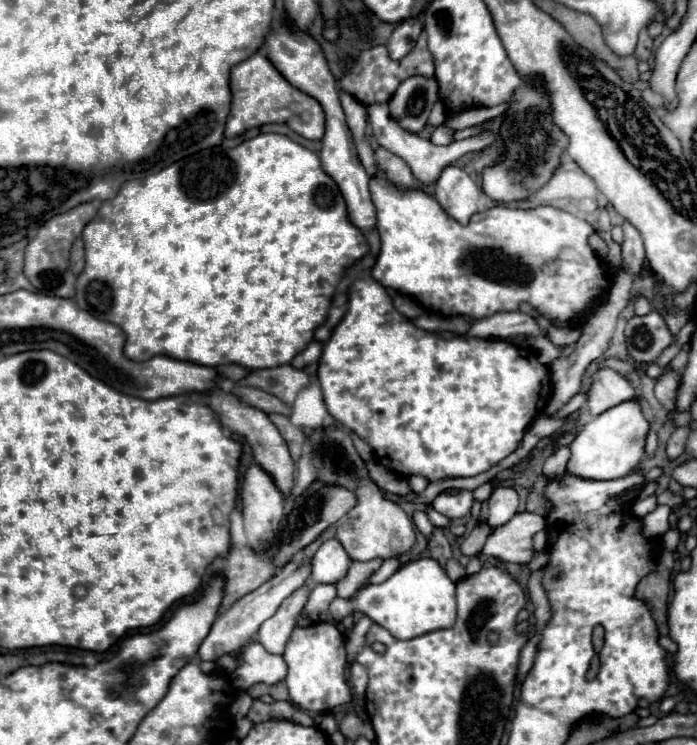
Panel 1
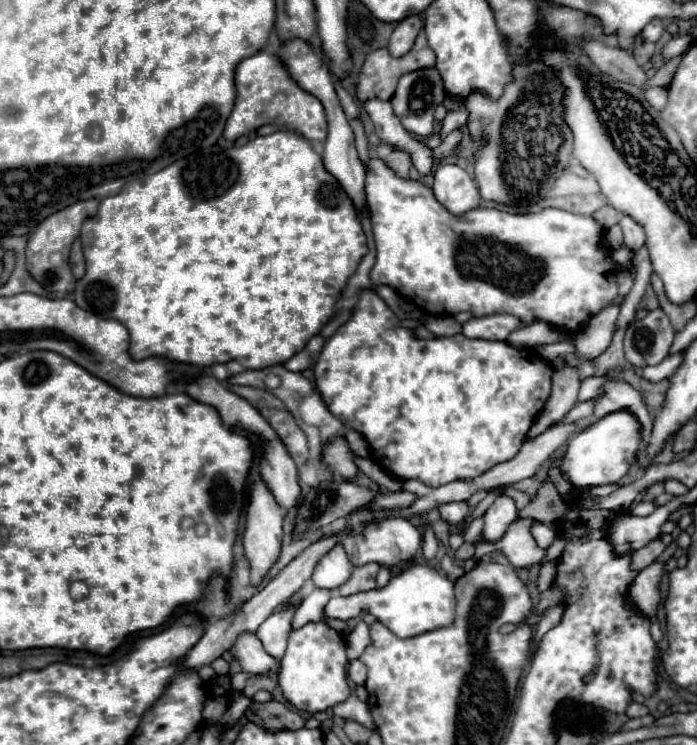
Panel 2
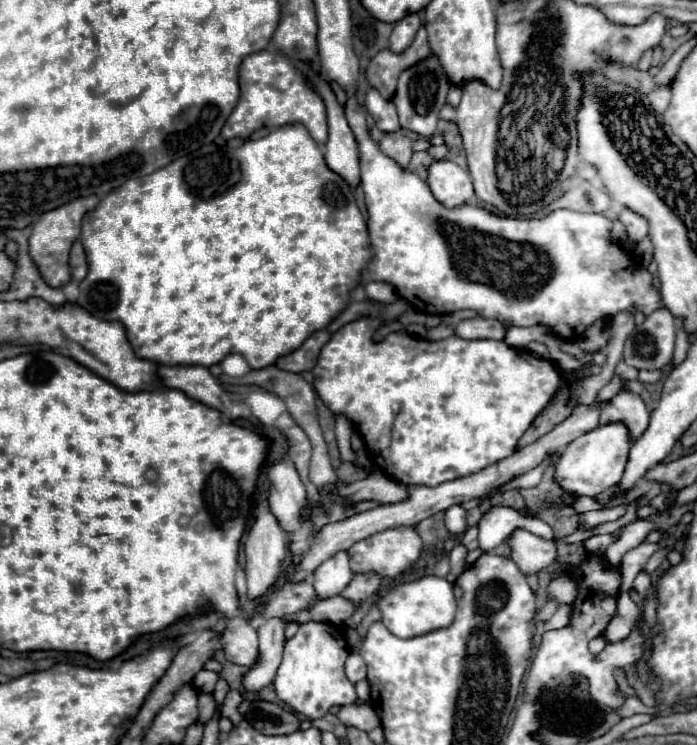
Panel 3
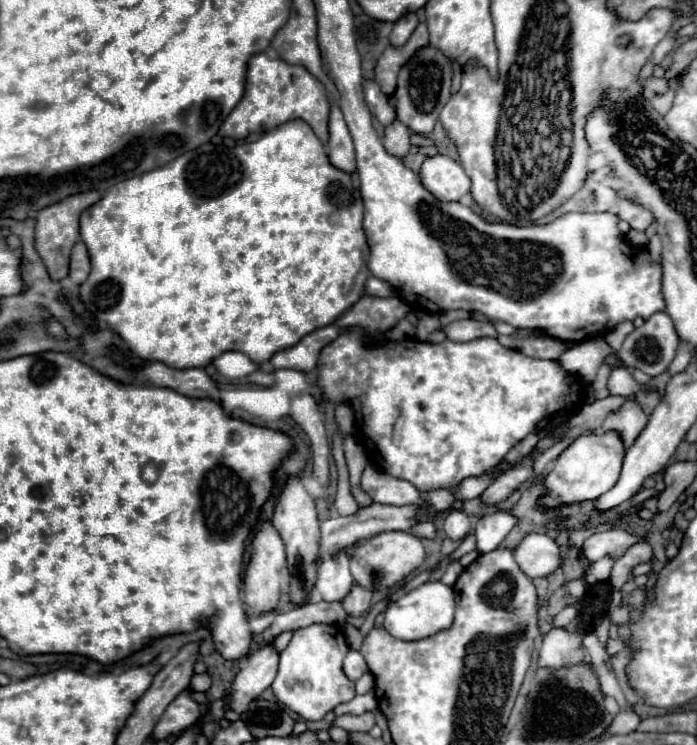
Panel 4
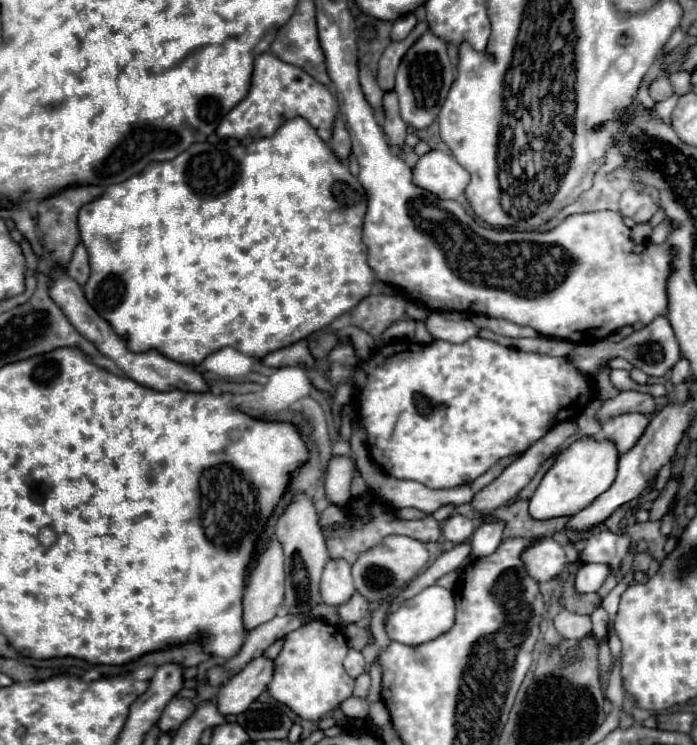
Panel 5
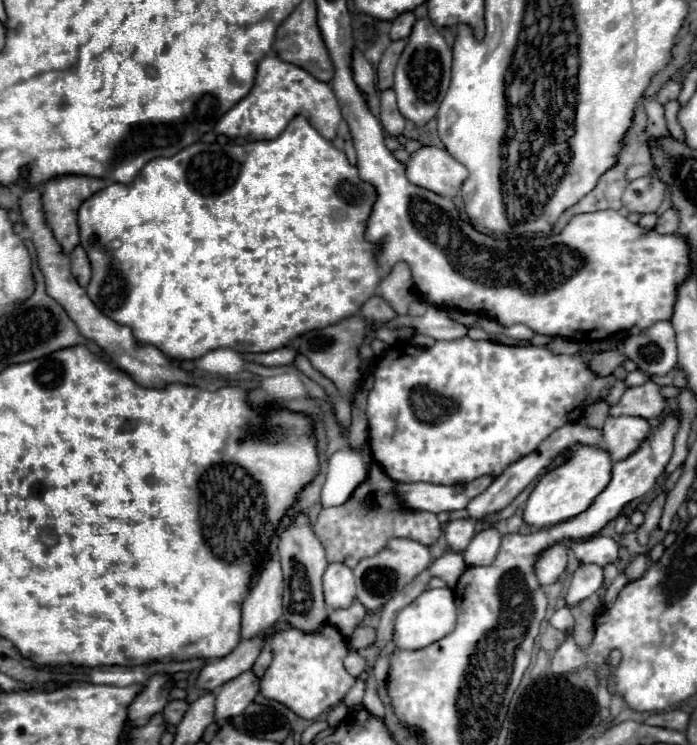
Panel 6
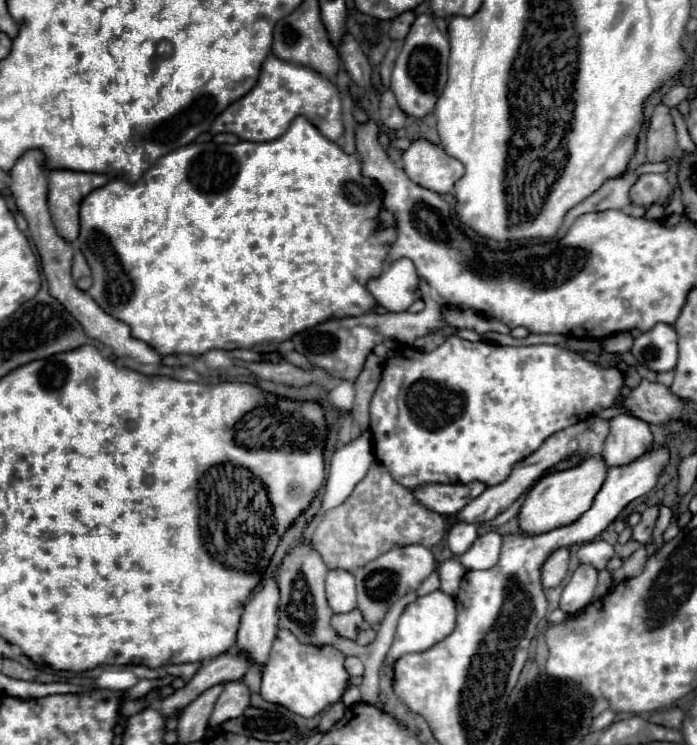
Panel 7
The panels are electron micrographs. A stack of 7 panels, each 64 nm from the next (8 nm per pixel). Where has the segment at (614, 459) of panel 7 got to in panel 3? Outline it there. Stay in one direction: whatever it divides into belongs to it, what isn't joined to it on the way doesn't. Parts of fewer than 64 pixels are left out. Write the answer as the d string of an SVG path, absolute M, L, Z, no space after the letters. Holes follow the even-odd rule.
M620 390L612 400L604 402L600 410L600 424L610 422L624 422L630 430L630 438L638 440L650 424L650 412L646 410L646 404L638 394Z

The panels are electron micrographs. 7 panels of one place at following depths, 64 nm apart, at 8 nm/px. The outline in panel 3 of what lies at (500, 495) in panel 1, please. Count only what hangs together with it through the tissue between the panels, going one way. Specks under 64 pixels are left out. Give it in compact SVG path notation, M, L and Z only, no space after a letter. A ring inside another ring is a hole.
M496 504L492 506L482 520L478 522L480 534L478 534L478 542L480 548L484 552L490 552L492 548L496 548L498 544L502 544L516 528L524 528L544 540L552 540L552 528L542 522L540 518L532 518L532 516L524 516L518 510L514 510L512 506L504 506L504 504Z

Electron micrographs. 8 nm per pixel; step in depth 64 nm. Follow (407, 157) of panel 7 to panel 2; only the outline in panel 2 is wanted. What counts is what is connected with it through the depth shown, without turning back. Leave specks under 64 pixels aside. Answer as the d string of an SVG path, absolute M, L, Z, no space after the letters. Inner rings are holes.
M440 164L434 172L432 190L436 200L454 216L462 216L464 212L480 206L476 182L458 164Z

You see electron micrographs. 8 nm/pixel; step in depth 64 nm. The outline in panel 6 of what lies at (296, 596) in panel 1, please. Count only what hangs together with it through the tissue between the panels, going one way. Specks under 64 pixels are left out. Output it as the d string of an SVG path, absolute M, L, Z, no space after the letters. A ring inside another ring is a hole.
M254 670L242 672L238 678L222 684L216 692L216 720L234 718L256 698L260 692L260 678Z

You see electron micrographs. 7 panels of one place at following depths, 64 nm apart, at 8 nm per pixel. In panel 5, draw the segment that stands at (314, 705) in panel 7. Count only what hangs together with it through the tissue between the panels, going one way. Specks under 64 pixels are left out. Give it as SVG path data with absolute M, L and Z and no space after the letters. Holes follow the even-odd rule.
M314 620L290 634L278 658L274 660L274 678L268 684L268 694L286 704L304 720L320 720L324 714L338 708L340 702L352 696L354 680L346 674L342 662L348 652L346 636L340 626Z

